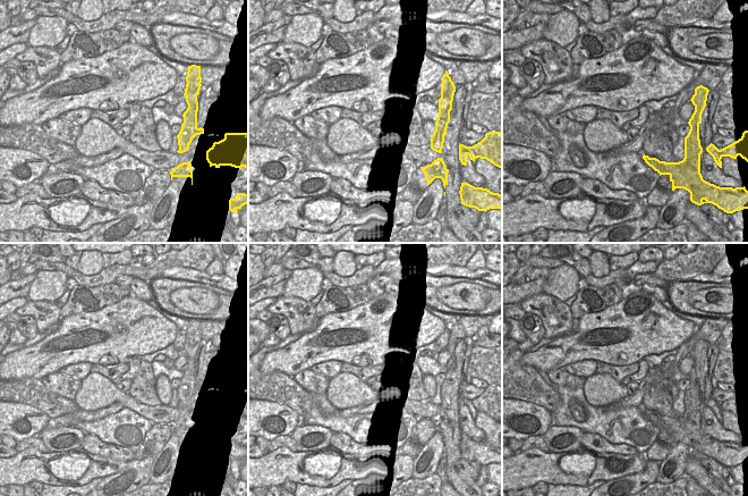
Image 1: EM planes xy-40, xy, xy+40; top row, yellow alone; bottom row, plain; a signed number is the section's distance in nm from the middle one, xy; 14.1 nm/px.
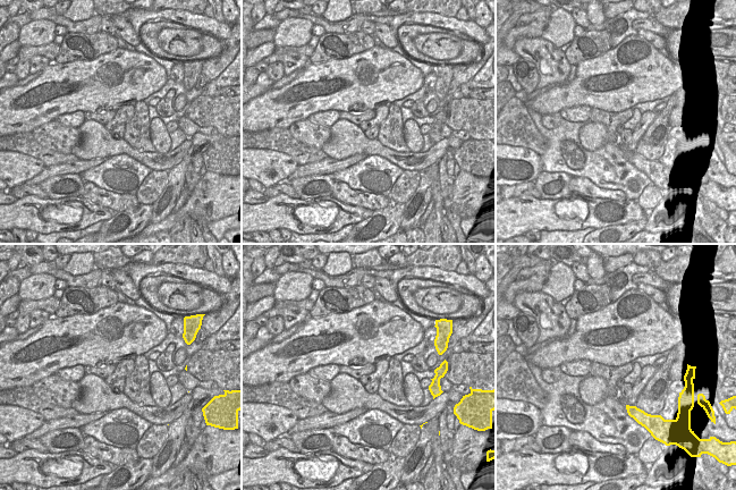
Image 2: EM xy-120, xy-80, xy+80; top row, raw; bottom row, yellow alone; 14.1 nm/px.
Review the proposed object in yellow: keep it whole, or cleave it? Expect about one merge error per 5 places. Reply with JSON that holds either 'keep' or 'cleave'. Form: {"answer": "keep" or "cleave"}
{"answer": "cleave"}

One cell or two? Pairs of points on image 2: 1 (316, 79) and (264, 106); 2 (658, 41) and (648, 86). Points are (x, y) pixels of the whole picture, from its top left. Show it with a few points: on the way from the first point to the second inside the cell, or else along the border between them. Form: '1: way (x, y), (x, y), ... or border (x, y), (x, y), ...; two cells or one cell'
1: way (304, 82), (294, 84), (277, 96); one cell
2: border (636, 33), (658, 50); two cells

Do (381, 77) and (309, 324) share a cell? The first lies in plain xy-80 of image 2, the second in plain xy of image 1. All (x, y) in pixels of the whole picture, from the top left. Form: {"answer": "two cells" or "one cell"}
{"answer": "two cells"}

